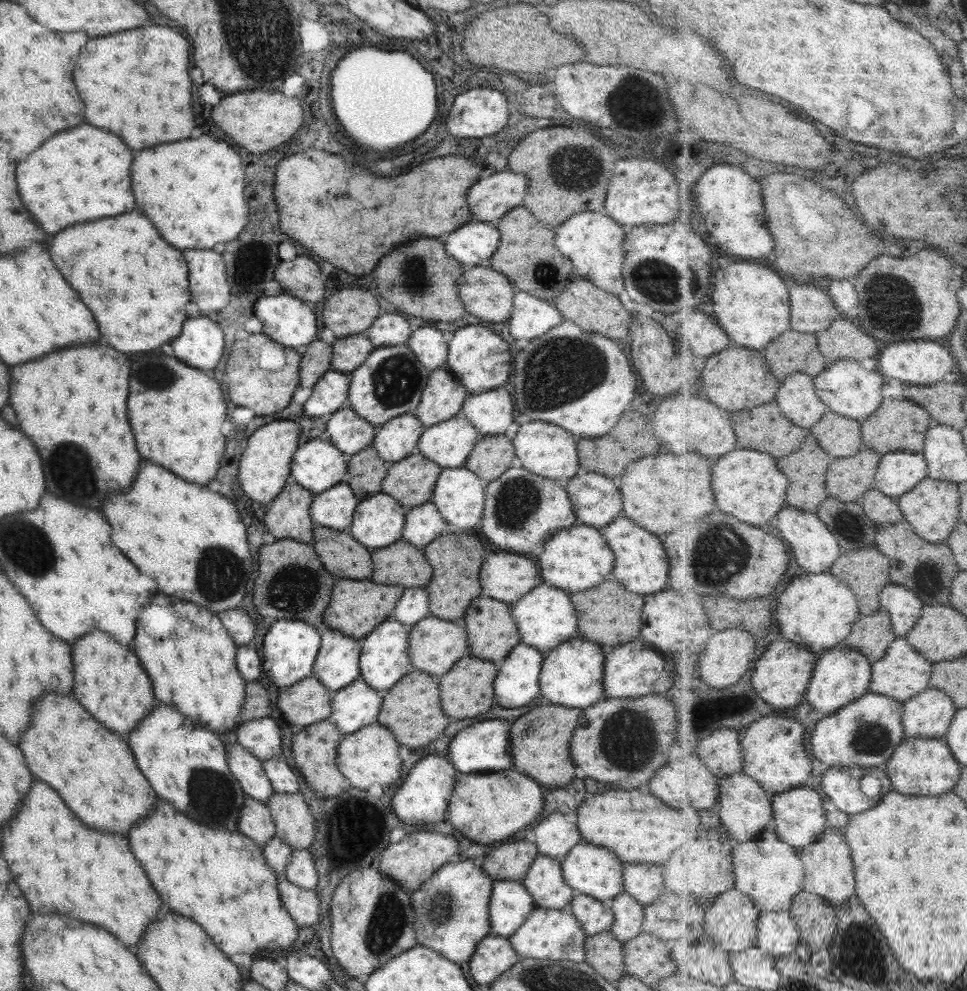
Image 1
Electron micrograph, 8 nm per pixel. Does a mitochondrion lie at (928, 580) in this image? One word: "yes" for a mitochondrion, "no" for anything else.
yes

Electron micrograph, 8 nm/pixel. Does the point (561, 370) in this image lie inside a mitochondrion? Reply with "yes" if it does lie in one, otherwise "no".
yes

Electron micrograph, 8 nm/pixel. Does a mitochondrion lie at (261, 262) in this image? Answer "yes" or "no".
no

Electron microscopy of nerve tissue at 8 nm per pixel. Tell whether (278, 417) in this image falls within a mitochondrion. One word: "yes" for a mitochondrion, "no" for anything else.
no

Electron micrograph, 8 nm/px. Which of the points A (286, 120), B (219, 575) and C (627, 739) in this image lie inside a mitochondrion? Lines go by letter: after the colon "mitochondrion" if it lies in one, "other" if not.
A: other
B: mitochondrion
C: mitochondrion

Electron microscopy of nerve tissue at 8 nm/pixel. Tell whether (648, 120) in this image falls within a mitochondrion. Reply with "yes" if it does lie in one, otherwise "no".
yes

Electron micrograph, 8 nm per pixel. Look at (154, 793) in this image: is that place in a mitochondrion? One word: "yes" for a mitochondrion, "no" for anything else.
no

